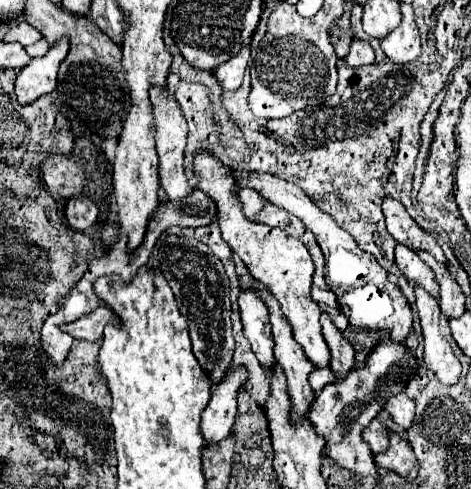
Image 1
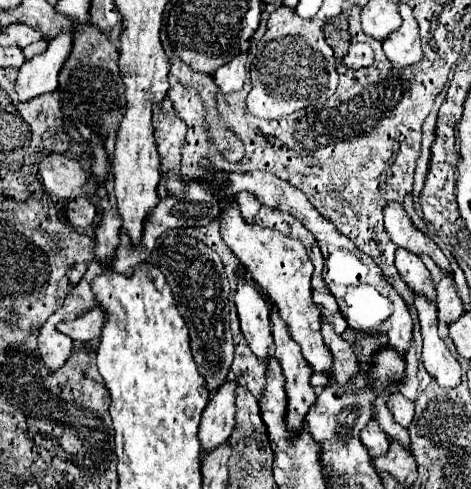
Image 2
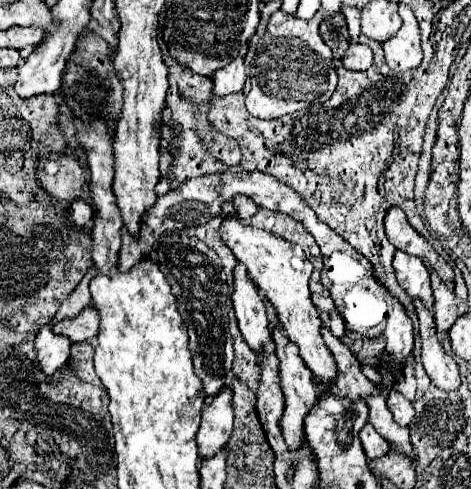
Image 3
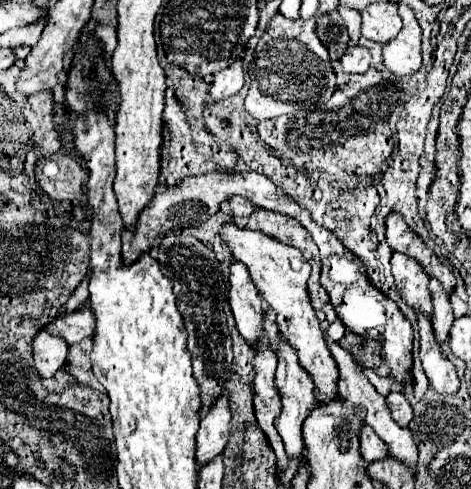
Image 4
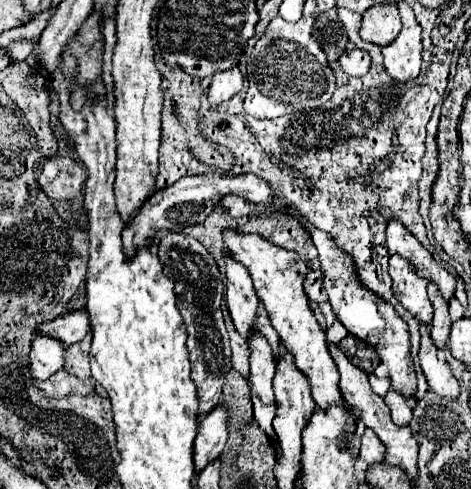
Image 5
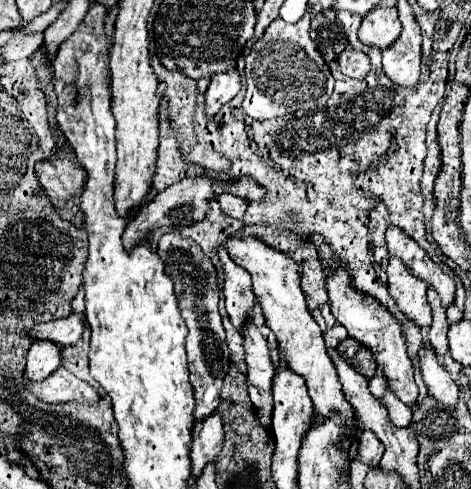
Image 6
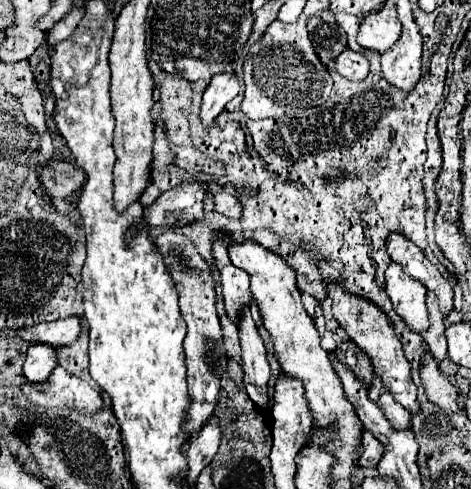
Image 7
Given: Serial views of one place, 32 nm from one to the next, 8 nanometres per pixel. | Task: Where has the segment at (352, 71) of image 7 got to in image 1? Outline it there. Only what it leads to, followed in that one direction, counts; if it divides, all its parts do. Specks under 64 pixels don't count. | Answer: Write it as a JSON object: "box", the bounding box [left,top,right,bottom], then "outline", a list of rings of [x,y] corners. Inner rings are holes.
{"box":[344,40,374,68],"outline":[[[354,40],[350,44],[350,52],[348,56],[344,58],[346,66],[352,66],[352,68],[358,68],[358,66],[366,66],[366,64],[372,64],[374,62],[374,50],[368,42],[364,40]]]}

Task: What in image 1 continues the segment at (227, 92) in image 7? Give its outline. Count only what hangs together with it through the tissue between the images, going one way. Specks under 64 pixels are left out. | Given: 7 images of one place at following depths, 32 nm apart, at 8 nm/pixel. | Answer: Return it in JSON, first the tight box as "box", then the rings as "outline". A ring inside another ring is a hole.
{"box":[214,48,250,90],"outline":[[[242,48],[240,54],[232,56],[232,60],[228,60],[228,64],[222,64],[220,68],[216,68],[214,76],[218,80],[218,84],[222,86],[222,90],[238,90],[242,86],[242,78],[244,78],[244,68],[248,64],[250,58],[250,48]]]}

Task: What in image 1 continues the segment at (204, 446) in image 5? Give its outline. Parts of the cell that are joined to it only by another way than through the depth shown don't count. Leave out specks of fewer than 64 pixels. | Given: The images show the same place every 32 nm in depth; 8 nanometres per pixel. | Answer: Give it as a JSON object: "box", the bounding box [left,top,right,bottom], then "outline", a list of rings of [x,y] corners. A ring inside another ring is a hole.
{"box":[200,368,246,444],"outline":[[[230,368],[230,374],[224,376],[220,384],[212,390],[212,398],[202,412],[200,434],[204,444],[218,444],[232,434],[234,416],[236,416],[236,392],[242,388],[246,372],[242,368]]]}

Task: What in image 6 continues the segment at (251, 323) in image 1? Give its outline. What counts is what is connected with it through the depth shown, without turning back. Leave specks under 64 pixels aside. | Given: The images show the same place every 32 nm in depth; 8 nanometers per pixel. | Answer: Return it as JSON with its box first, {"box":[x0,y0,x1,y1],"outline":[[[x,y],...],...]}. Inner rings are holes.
{"box":[218,248,256,330],"outline":[[[218,248],[218,258],[222,262],[224,270],[224,298],[226,298],[226,312],[230,316],[230,322],[240,330],[244,326],[244,320],[252,316],[252,306],[256,304],[256,296],[252,296],[250,276],[244,272],[244,268],[232,264],[226,248]]]}

